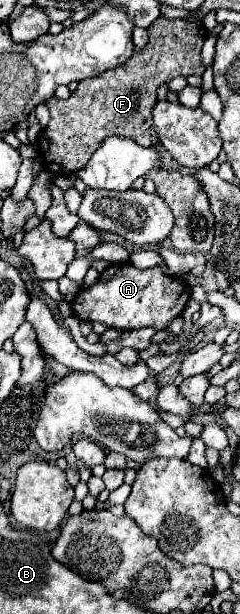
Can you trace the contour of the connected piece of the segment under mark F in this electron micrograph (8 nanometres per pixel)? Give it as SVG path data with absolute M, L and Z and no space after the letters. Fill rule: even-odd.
M160 16L148 28L148 36L146 48L134 50L126 64L78 82L78 88L68 100L50 98L46 102L50 121L46 130L40 132L42 138L38 136L38 156L46 170L56 174L78 172L90 160L92 152L96 152L108 136L116 134L126 136L140 146L152 146L148 128L152 124L156 90L176 76L204 74L200 48L206 32L202 24L188 20L168 20ZM60 152L72 152L72 160Z

